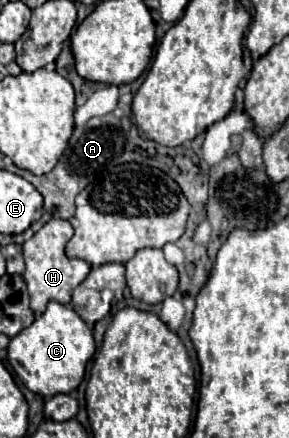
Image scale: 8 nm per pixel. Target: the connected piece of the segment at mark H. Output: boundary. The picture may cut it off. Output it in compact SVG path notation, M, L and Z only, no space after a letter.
M50 220L46 222L30 240L22 244L24 250L24 262L26 270L22 278L26 280L28 294L30 294L30 308L34 310L36 316L40 316L46 310L46 304L56 300L60 304L70 304L72 290L88 276L90 264L78 258L68 258L64 254L66 242L72 238L74 230L68 220Z

